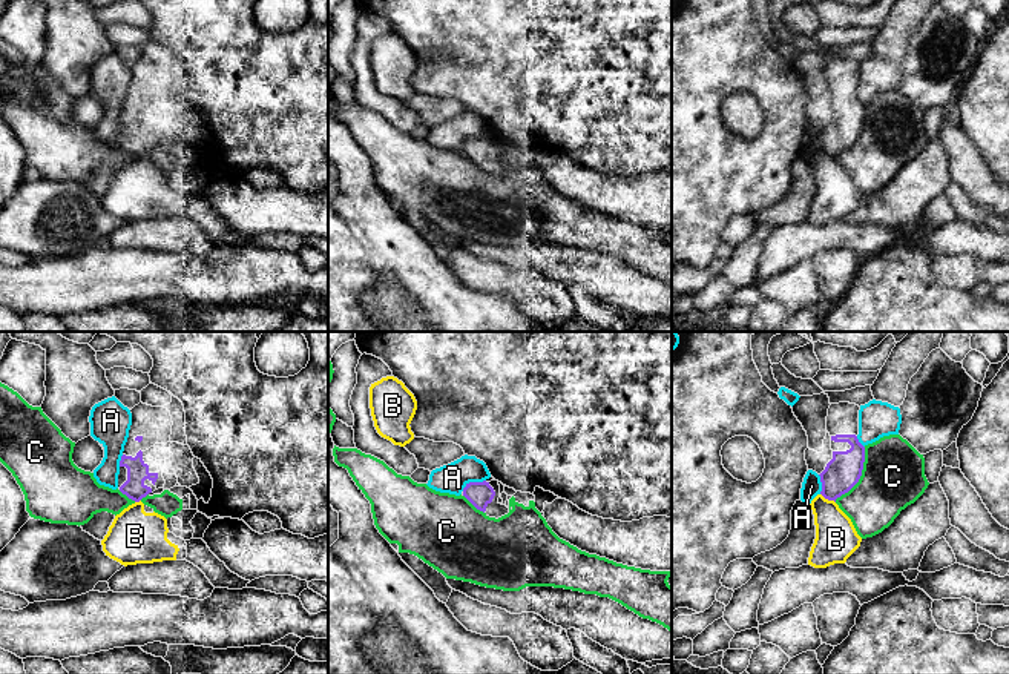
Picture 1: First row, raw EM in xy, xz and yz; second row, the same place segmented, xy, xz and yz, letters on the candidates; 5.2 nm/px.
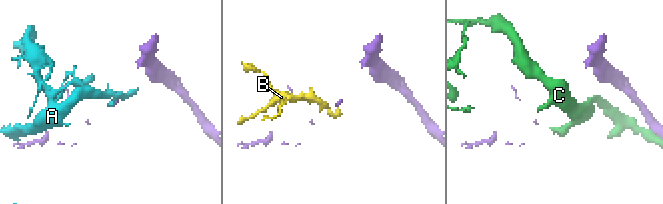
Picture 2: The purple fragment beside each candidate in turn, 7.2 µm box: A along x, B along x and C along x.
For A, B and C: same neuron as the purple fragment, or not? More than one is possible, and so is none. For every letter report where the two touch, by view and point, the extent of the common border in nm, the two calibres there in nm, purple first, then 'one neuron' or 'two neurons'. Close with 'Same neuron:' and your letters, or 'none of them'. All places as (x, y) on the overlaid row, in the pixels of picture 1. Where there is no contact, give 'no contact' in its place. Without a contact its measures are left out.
A: contact xz (473, 482); length 140 nm; calibres 130 and 160 nm; two neurons
B: contact yz (828, 499); length 90 nm; calibres 180 and 220 nm; two neurons
C: contact yz (861, 475); length 340 nm; calibres 180 and 320 nm; two neurons
Same neuron: none of them

